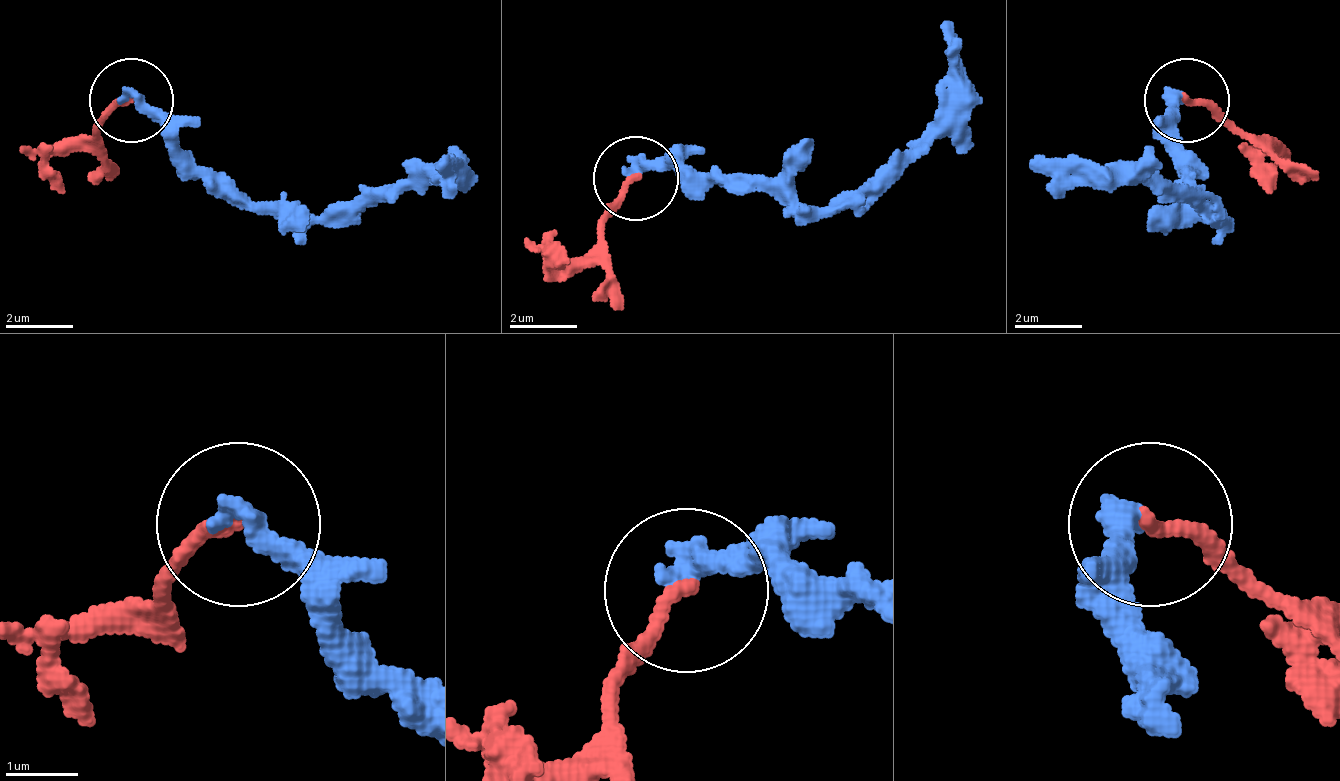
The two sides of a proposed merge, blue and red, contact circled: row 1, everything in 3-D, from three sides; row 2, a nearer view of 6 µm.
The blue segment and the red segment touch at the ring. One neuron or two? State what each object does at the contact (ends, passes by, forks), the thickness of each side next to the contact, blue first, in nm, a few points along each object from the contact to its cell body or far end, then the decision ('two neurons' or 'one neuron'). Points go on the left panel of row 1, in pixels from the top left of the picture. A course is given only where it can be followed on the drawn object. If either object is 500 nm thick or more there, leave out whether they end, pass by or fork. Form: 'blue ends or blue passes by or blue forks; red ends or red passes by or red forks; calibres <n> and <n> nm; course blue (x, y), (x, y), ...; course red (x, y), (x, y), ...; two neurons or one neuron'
blue ends; red ends; calibres 320 and 220 nm; course blue (129, 102), (188, 153), (256, 204), (340, 212), (433, 178), (442, 178), (442, 153); course red (129, 102), (121, 102), (61, 144), (45, 161), (61, 195); two neurons

